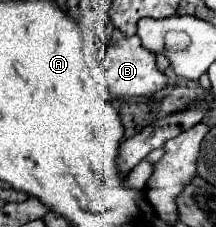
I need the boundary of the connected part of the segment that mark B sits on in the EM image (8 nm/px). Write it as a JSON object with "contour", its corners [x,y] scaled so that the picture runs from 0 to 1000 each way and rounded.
{"contour":[[[574,159],[546,167],[528,203],[500,211],[491,247],[463,273],[481,326],[491,326],[491,379],[528,432],[565,423],[676,423],[676,414],[722,414],[778,379],[778,335],[731,308],[722,291],[722,238],[685,229],[639,159]]]}

